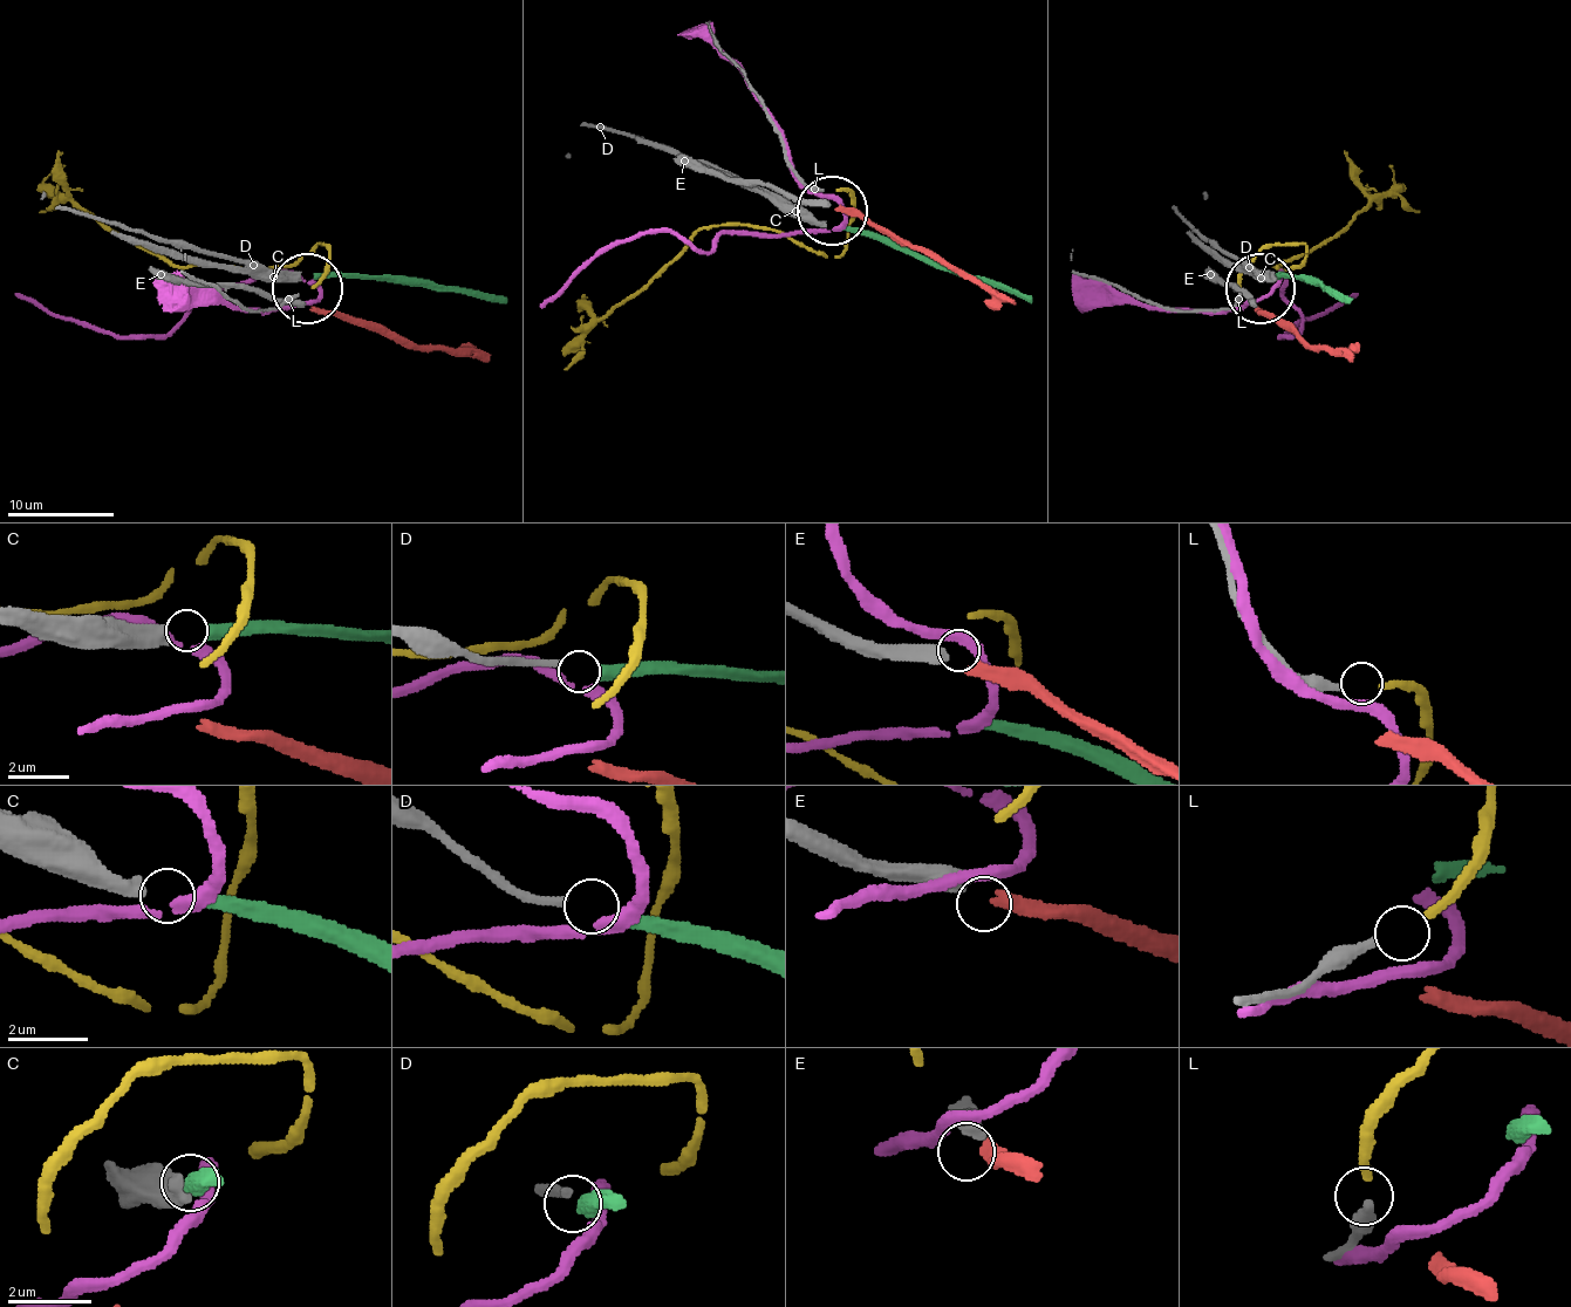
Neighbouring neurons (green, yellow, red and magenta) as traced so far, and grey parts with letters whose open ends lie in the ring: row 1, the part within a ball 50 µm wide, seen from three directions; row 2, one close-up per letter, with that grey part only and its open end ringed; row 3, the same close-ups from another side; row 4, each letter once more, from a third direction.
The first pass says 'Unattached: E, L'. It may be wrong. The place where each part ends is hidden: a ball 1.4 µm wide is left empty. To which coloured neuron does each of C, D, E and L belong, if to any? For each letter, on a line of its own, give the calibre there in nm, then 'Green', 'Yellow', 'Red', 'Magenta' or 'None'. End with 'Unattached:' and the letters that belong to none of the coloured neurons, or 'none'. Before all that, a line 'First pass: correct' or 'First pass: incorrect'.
First pass: incorrect
C: Thickness 500 nm. Green
D: Thickness 200 nm. None
E: Thickness 440 nm. Red
L: Thickness 320 nm. None
Unattached: D, L

